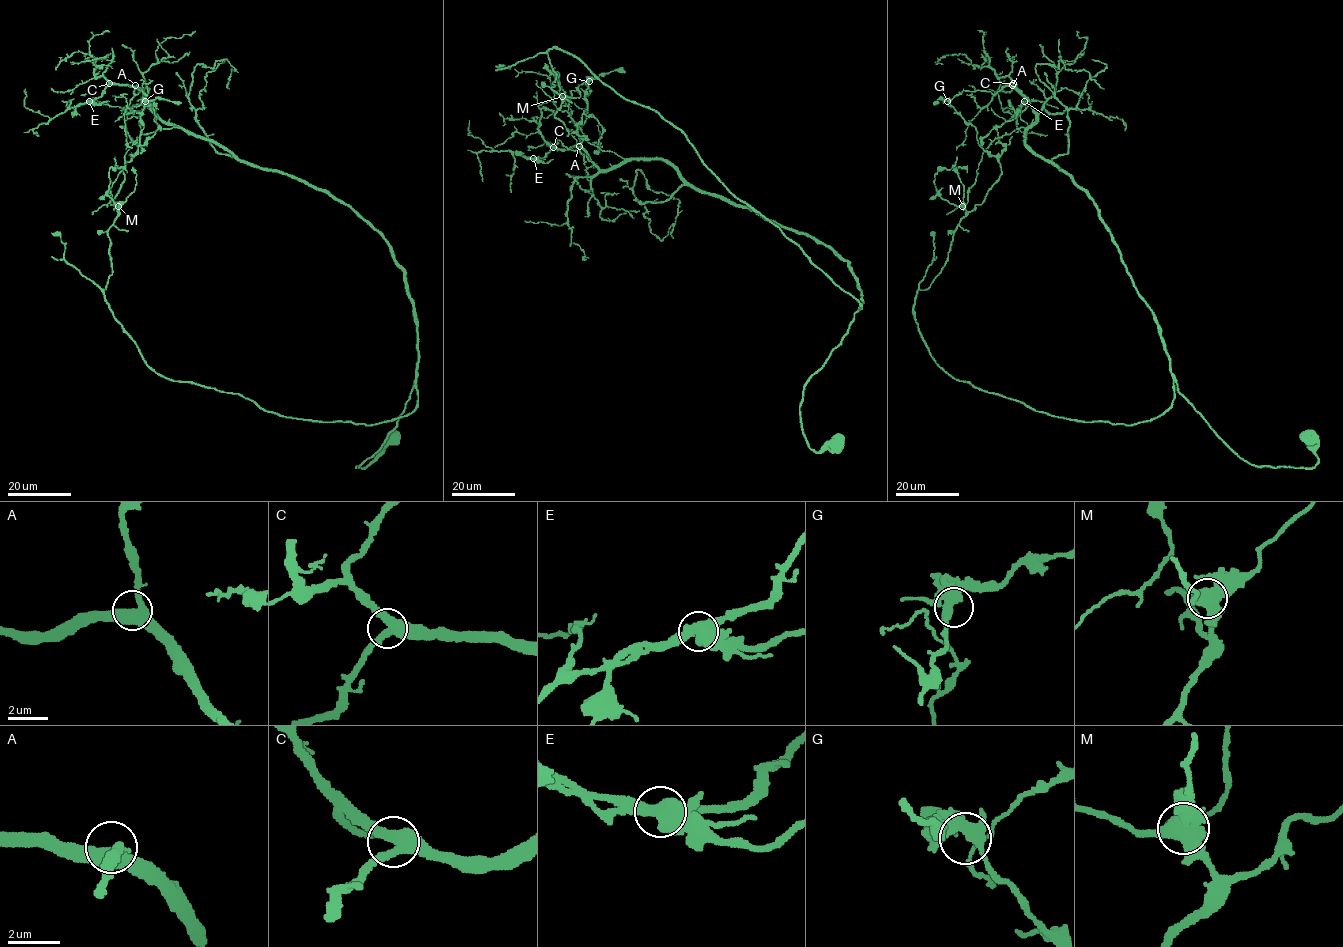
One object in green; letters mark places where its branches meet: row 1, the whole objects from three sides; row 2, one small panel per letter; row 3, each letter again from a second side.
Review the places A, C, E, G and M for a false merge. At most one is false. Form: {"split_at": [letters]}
{"split_at": ["E"]}

